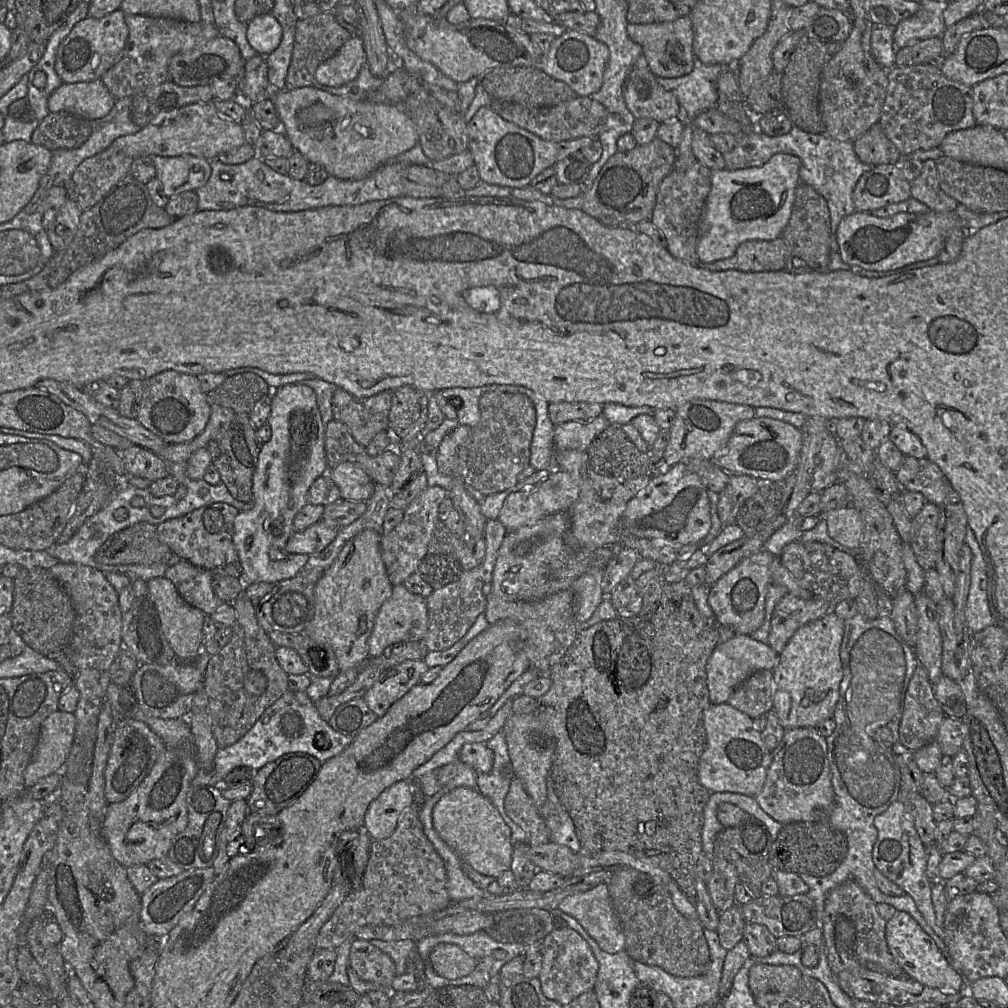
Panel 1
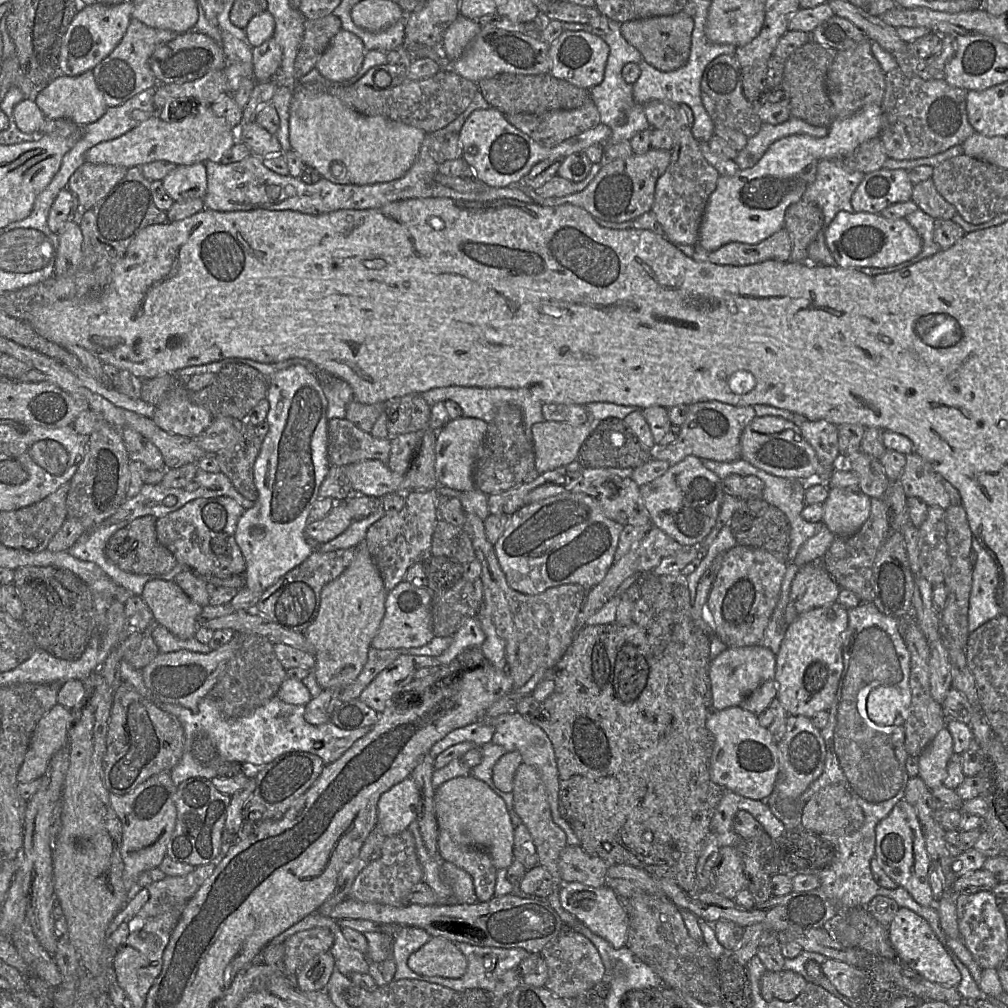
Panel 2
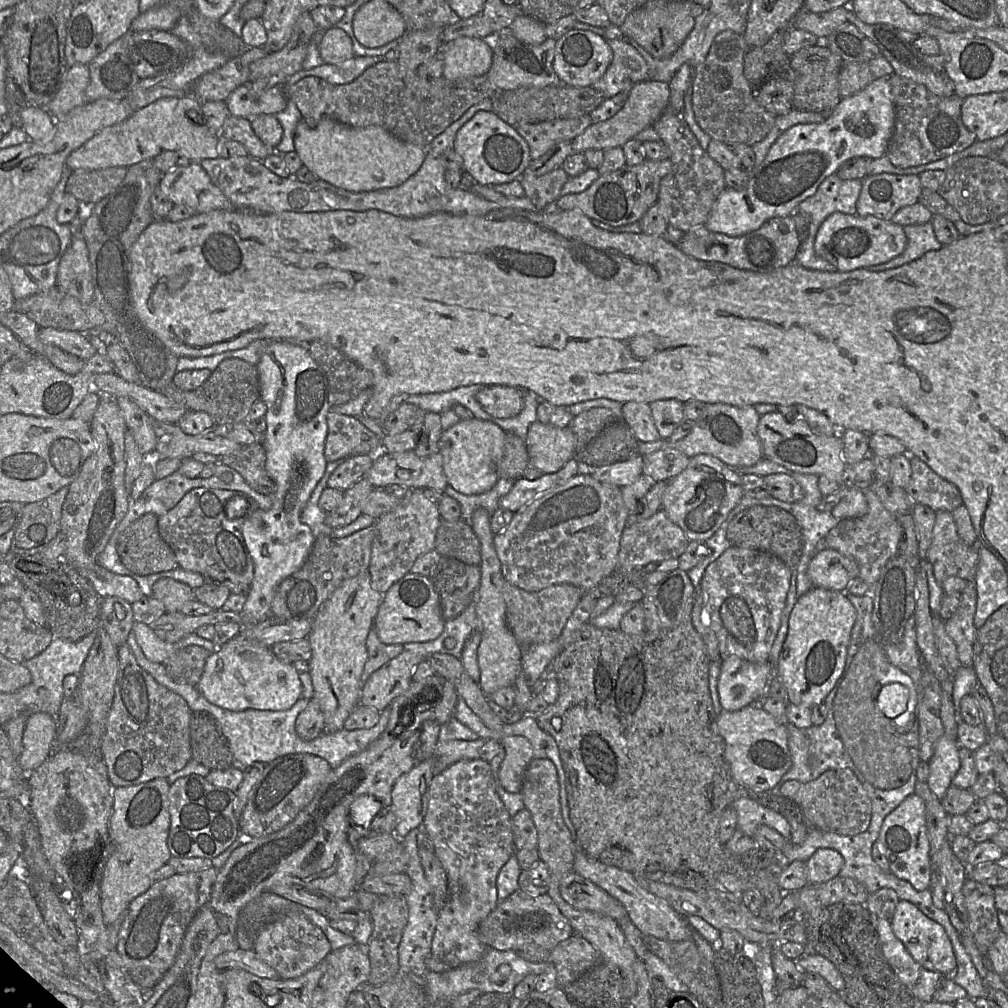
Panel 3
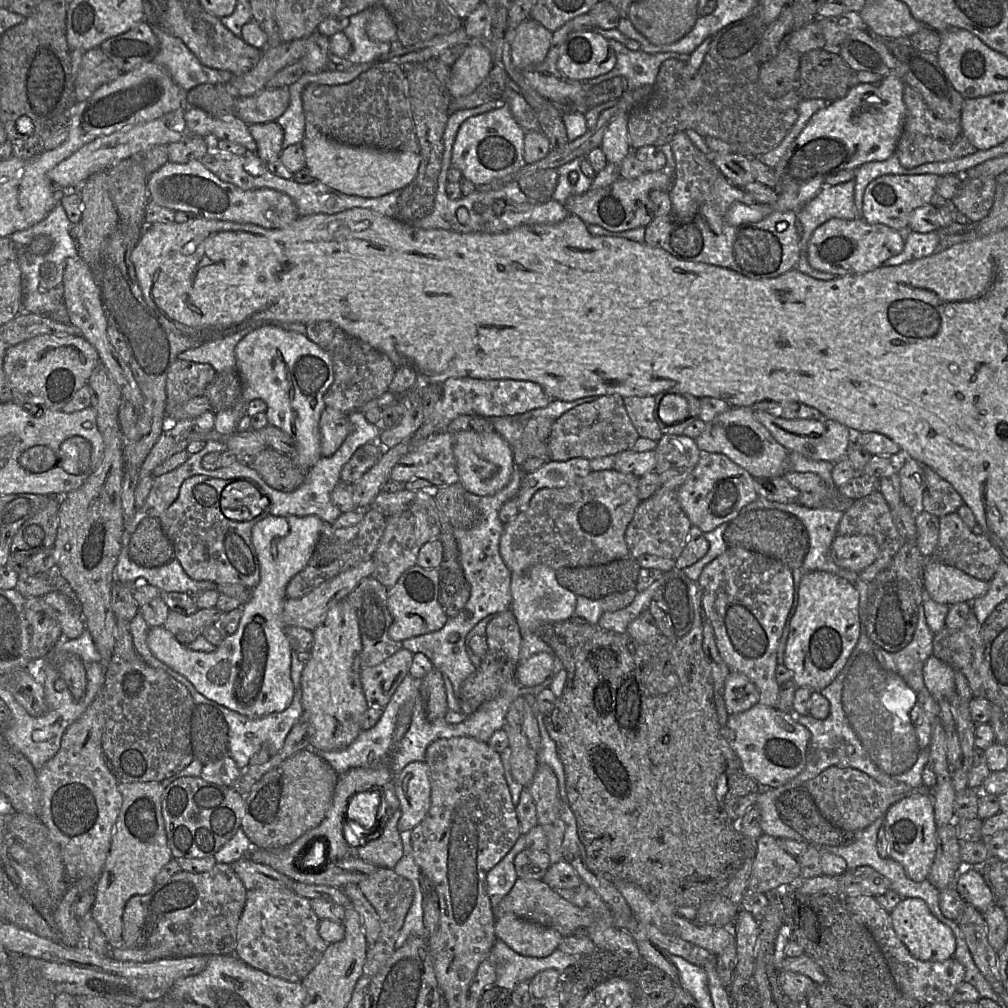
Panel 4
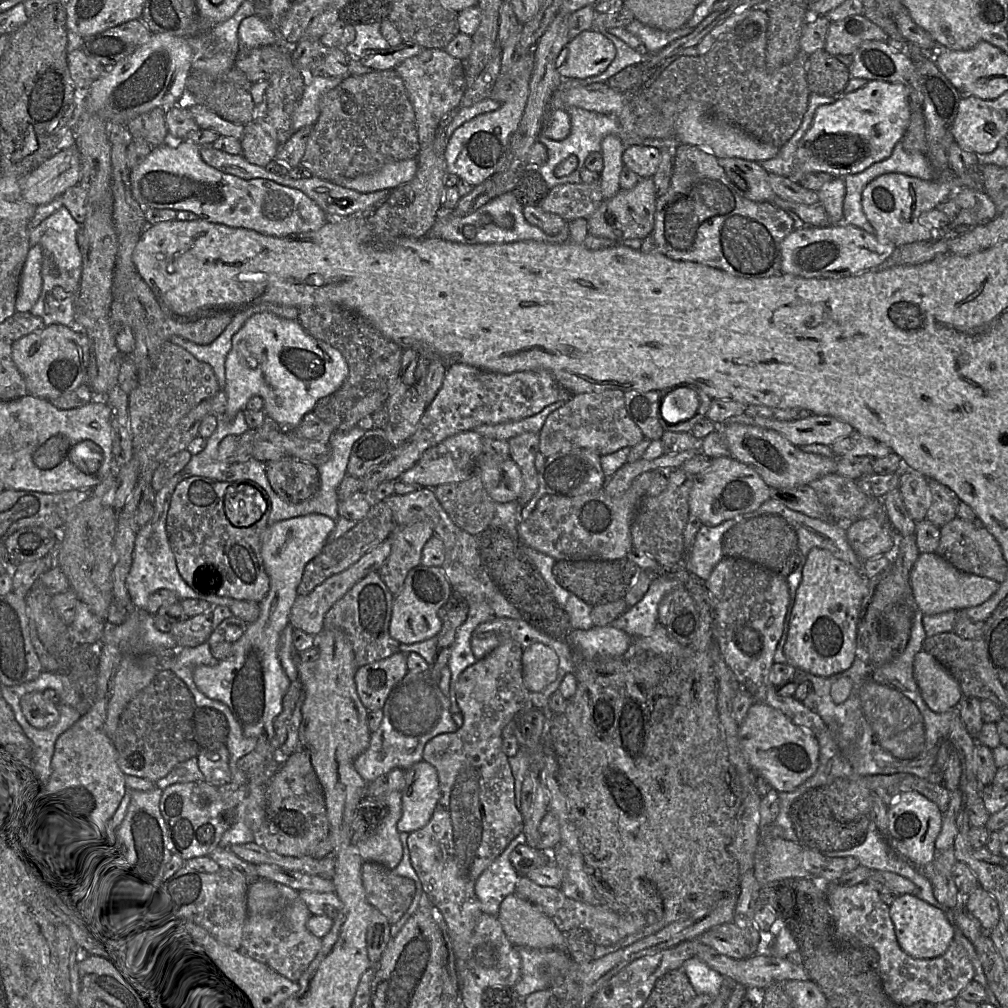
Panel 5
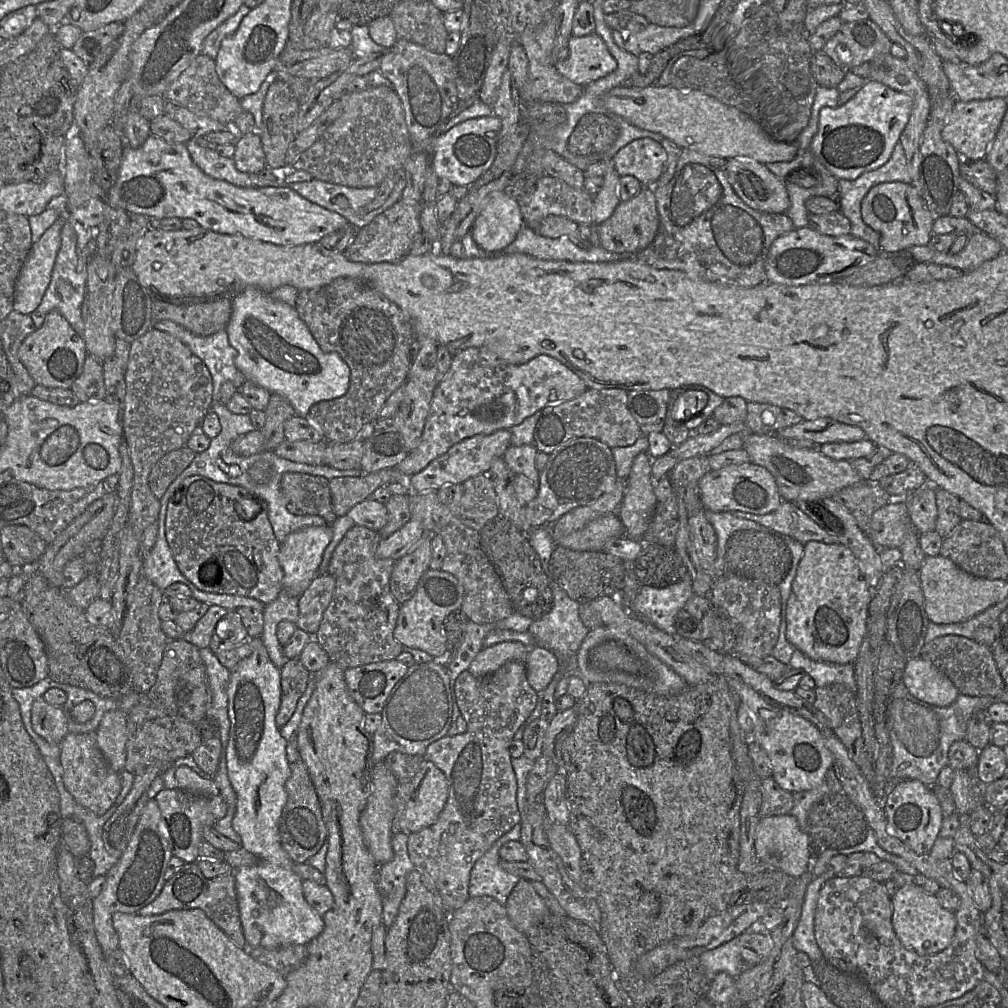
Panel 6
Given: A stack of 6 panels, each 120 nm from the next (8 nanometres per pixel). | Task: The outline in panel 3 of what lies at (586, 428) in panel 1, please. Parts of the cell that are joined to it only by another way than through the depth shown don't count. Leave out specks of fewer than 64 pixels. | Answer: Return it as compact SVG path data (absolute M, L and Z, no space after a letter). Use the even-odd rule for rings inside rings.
M532 423L525 440L529 465L543 474L559 471L569 460L577 458L577 438L568 428Z

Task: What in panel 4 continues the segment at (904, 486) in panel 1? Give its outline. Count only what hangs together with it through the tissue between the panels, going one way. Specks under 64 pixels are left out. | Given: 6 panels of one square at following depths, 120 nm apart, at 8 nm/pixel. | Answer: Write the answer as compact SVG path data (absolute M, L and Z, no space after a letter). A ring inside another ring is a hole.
M923 465L923 468L926 486L919 510L927 511L938 518L956 512L964 503L961 495L931 467Z

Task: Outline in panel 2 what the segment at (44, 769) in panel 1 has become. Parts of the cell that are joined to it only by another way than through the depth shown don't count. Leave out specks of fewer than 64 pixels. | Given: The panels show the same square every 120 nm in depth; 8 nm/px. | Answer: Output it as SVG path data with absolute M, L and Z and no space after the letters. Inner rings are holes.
M60 704L38 721L17 774L19 783L28 783L44 775L53 755L68 744L71 723L71 709Z

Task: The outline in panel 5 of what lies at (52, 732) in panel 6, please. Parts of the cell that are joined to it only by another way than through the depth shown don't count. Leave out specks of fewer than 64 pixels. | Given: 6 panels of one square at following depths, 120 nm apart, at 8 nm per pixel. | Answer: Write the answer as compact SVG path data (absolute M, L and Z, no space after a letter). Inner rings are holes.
M42 692L27 693L20 702L25 718L37 729L47 728L59 719L58 705L45 699Z

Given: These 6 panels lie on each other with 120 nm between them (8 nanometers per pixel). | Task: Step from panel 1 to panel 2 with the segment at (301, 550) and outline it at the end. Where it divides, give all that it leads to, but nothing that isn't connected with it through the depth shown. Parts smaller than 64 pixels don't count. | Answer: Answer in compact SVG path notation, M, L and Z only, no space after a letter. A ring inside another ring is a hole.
M346 501L338 502L324 518L309 521L305 534L311 542L326 543L343 533L352 522Z

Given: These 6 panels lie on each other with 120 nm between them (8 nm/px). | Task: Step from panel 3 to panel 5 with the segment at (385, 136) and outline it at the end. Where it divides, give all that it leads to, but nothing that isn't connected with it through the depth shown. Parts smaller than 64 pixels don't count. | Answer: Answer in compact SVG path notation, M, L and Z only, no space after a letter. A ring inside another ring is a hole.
M416 158L389 162L374 173L360 175L352 179L343 179L335 182L335 184L360 193L370 193L383 189L393 190L411 181L417 169Z

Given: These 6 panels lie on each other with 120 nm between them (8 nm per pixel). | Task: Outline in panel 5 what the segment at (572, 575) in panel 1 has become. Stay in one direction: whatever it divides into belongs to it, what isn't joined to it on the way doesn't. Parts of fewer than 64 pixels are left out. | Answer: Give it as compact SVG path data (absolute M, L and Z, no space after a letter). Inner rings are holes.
M647 471L636 477L622 494L612 497L604 489L579 496L544 495L536 504L527 519L519 522L517 532L520 541L526 546L557 560L616 560L626 558L632 549L631 524L638 506L647 495L655 476L661 471Z

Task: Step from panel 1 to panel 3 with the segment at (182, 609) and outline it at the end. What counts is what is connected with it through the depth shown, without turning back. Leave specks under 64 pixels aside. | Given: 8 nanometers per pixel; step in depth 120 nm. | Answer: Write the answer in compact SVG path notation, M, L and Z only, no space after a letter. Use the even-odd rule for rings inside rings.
M172 578L158 579L151 596L163 603L166 612L180 612L186 602L195 600L193 588Z

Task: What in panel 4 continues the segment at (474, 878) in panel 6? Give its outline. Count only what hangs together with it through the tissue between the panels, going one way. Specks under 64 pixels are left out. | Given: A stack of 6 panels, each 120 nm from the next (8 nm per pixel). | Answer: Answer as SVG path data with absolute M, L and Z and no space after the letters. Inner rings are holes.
M521 834L511 850L487 873L486 892L493 909L510 892L518 879L514 859L523 849L525 849L525 835Z

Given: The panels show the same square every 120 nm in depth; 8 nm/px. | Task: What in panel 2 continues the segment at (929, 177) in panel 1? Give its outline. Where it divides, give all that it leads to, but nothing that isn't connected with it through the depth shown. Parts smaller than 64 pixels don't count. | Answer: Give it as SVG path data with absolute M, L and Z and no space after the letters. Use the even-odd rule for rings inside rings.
M932 178L914 185L911 200L934 219L949 220L957 213L957 209L938 192Z

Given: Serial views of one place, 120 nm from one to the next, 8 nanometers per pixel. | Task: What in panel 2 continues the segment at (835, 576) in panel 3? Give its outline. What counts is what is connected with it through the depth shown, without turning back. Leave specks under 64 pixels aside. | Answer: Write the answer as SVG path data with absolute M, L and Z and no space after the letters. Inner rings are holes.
M822 560L799 567L791 584L785 609L786 629L800 614L836 602L839 585L823 567Z

